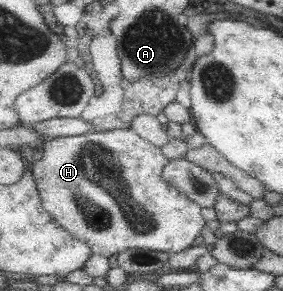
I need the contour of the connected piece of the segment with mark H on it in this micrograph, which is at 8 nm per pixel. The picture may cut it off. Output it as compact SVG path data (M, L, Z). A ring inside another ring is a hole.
M131 128L60 137L46 142L43 148L42 157L32 163L31 169L44 208L72 237L87 242L93 255L110 257L128 249L150 249L176 254L192 247L192 243L206 228L206 221L202 217L203 207L170 185L163 176L164 168L171 162L168 156L162 154L163 149L144 140Z

